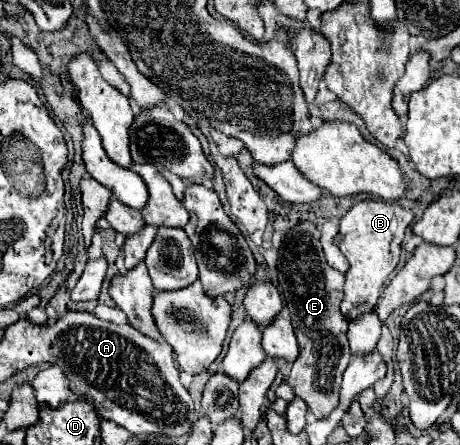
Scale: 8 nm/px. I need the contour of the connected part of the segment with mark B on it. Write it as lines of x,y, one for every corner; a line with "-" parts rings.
358,201
340,219
338,247
350,263
350,269
344,273
346,283
344,283
344,299
340,303
340,311
348,321
374,311
390,273
398,265
400,243
412,219
414,219
414,213
410,209
404,209
396,203
386,203
386,201

